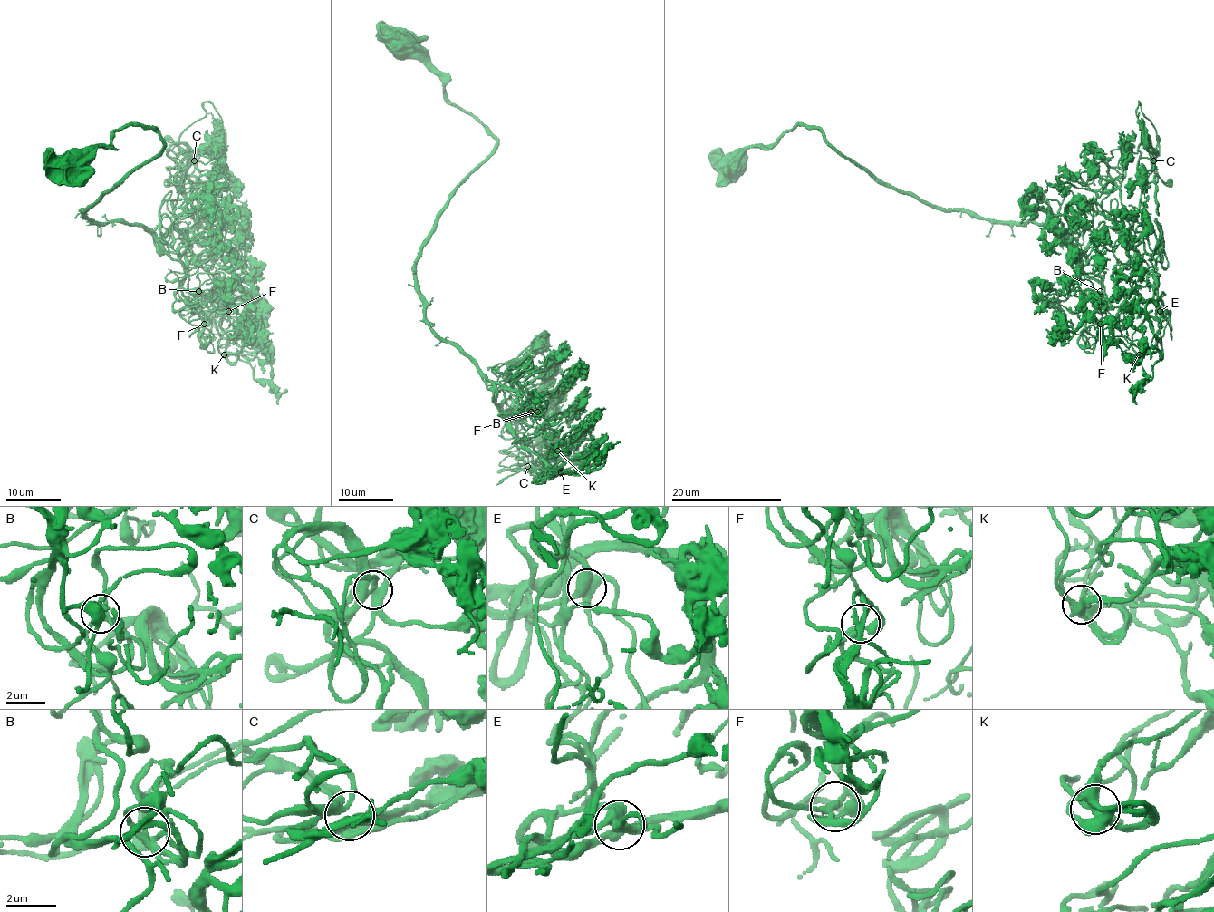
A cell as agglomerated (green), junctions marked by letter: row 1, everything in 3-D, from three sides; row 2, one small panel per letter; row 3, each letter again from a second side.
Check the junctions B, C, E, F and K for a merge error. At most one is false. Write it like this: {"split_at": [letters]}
{"split_at": []}

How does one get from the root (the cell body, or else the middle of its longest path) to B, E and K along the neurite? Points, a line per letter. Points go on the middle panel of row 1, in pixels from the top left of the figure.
B: (400, 47), (496, 140), (416, 265), (425, 321), (516, 392), (515, 413), (531, 412)
E: (400, 47), (496, 140), (416, 265), (425, 321), (491, 383), (522, 443), (562, 472)
K: (400, 47), (496, 140), (416, 265), (425, 321), (491, 383), (525, 446), (554, 467), (551, 443), (557, 451)

